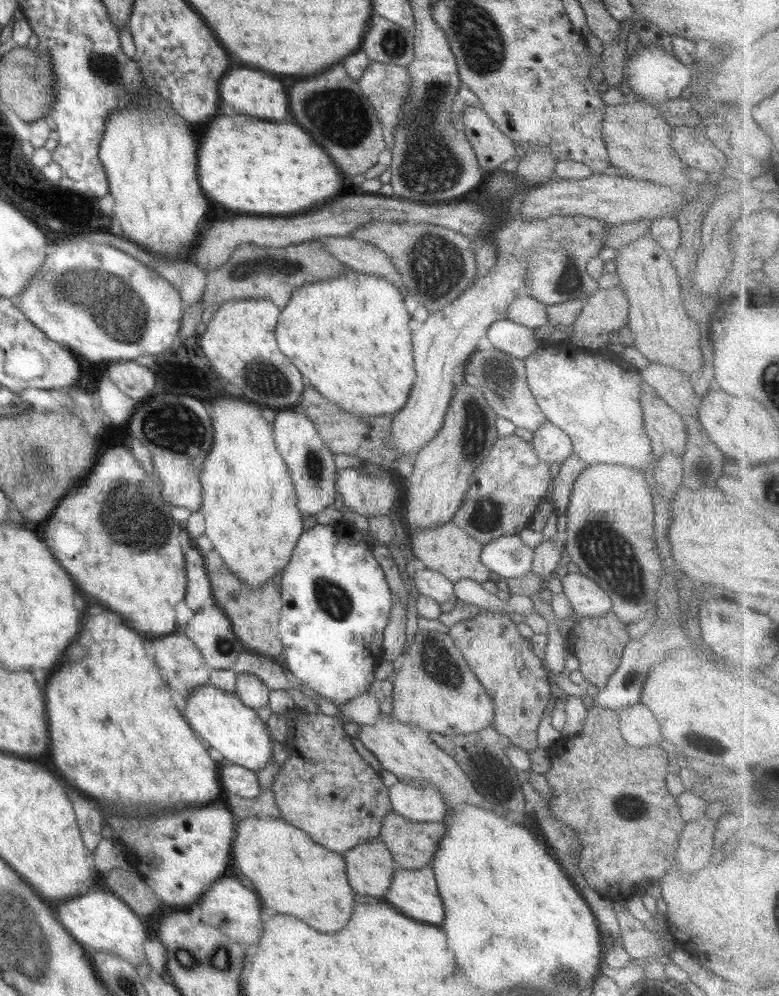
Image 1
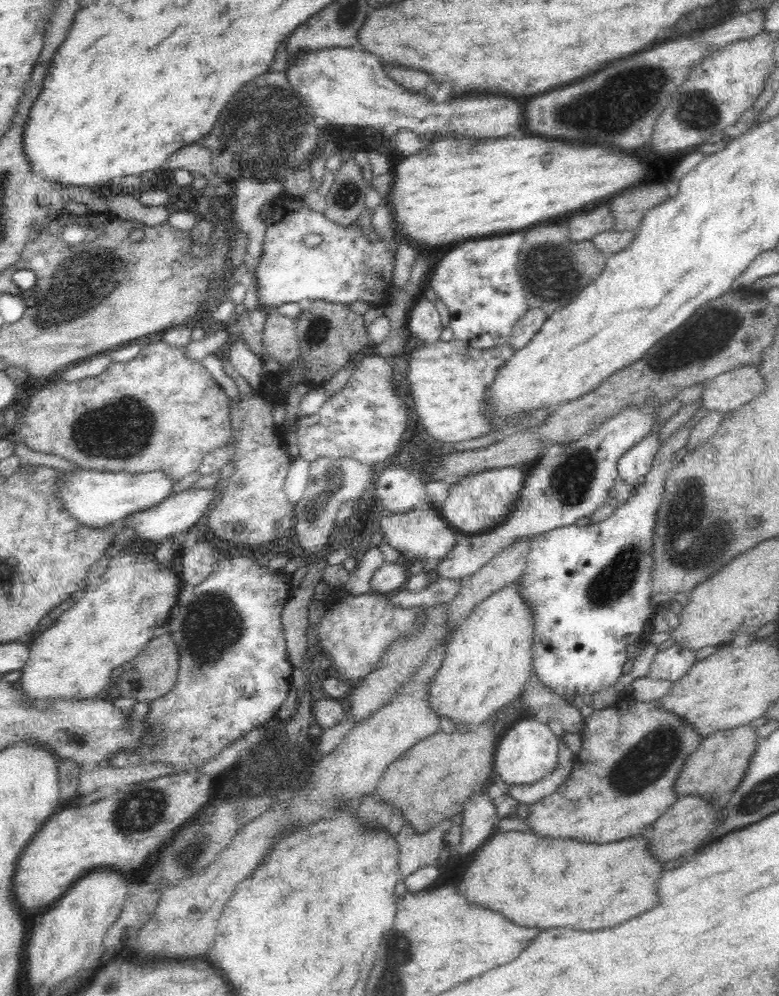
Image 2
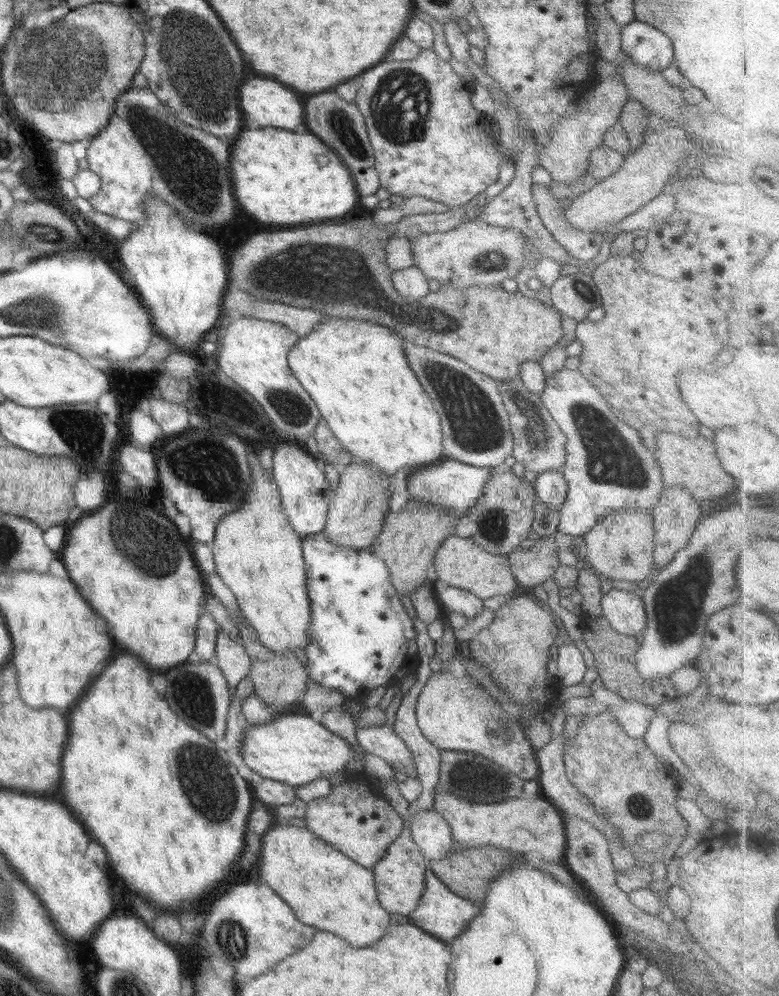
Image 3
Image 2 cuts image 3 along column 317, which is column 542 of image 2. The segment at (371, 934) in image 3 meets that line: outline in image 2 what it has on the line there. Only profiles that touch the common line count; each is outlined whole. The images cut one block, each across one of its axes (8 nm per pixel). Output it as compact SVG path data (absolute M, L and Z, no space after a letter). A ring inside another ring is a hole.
M530 830L509 831L496 834L480 847L474 860L466 868L466 874L464 874L462 884L458 888L466 895L468 903L492 908L492 910L504 914L506 918L510 918L518 926L528 926L528 928L554 928L556 926L556 928L576 928L576 930L600 930L600 928L612 928L620 922L626 922L626 920L646 912L646 908L654 908L654 904L658 904L658 880L663 872L664 862L658 861L652 855L650 841L648 841L648 837L644 837L644 833L614 842L592 844L567 838L548 838Z

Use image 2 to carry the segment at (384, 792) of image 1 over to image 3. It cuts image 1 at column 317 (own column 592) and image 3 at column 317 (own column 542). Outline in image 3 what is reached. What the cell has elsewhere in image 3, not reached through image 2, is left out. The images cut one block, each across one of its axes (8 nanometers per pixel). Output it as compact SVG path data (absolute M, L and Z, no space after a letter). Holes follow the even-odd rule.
M365 773L342 776L341 784L331 785L328 795L307 802L303 818L306 828L318 838L369 869L385 855L388 845L401 835L406 821L379 794L375 782Z

